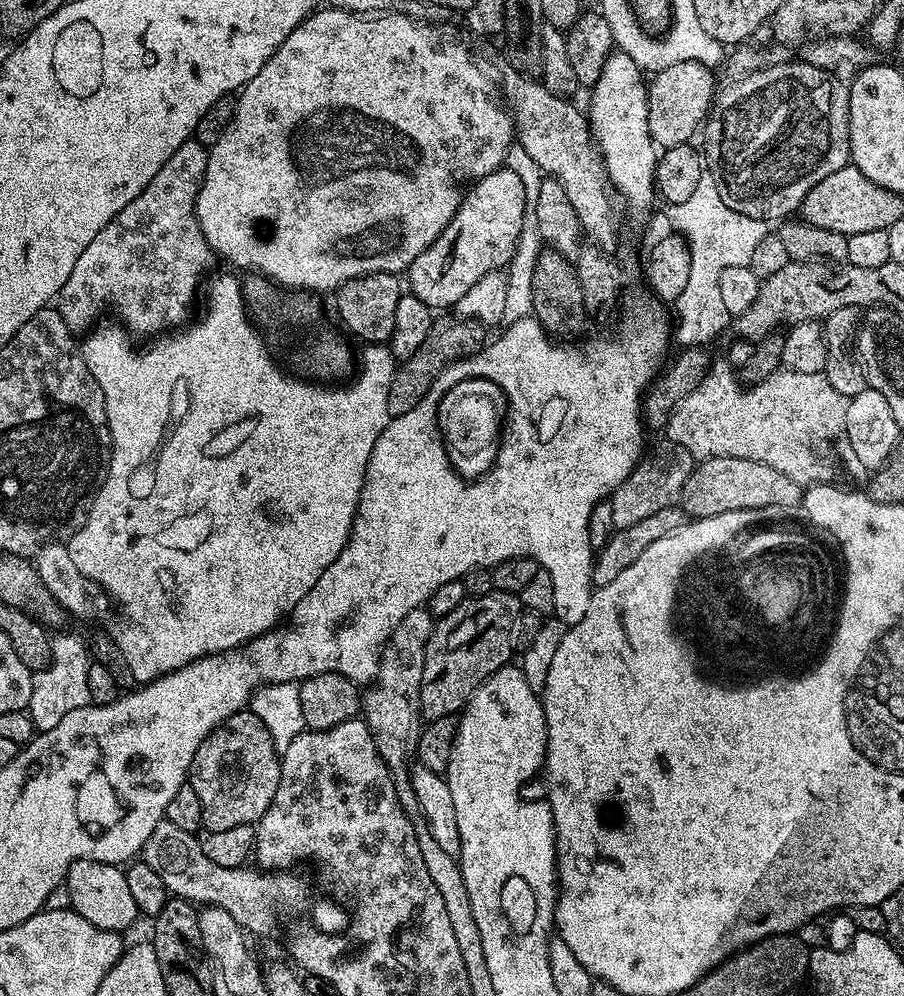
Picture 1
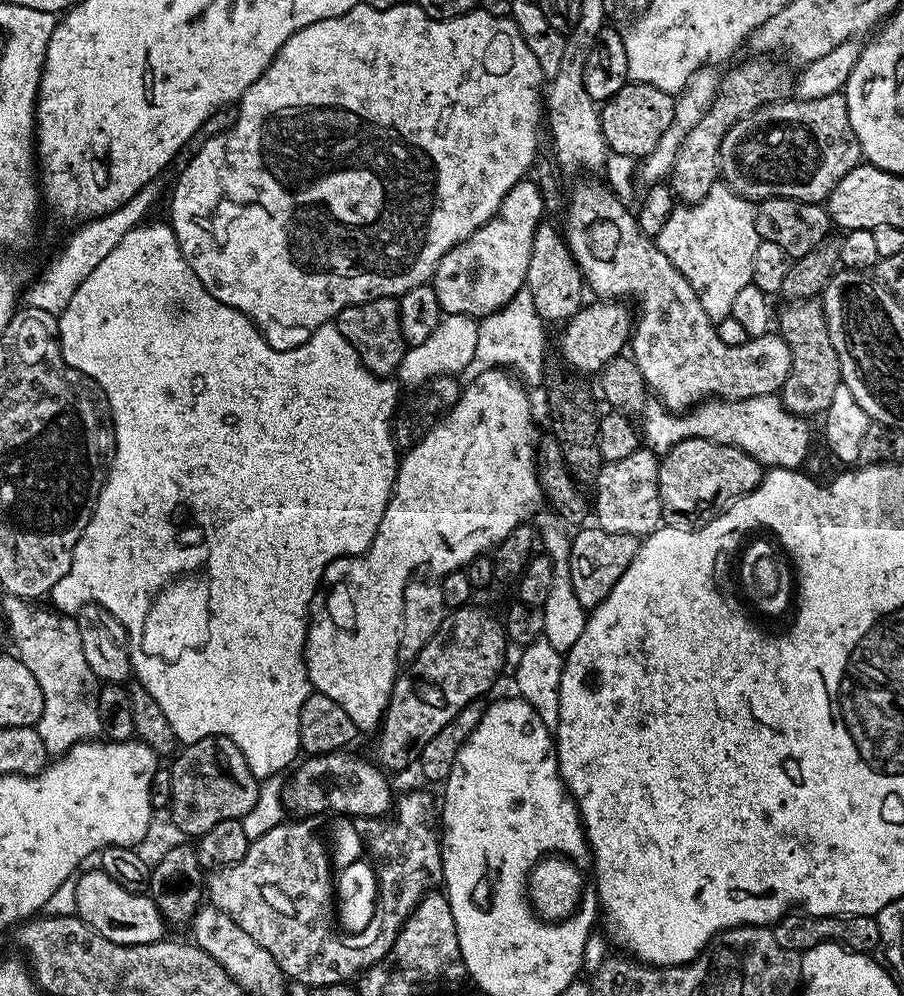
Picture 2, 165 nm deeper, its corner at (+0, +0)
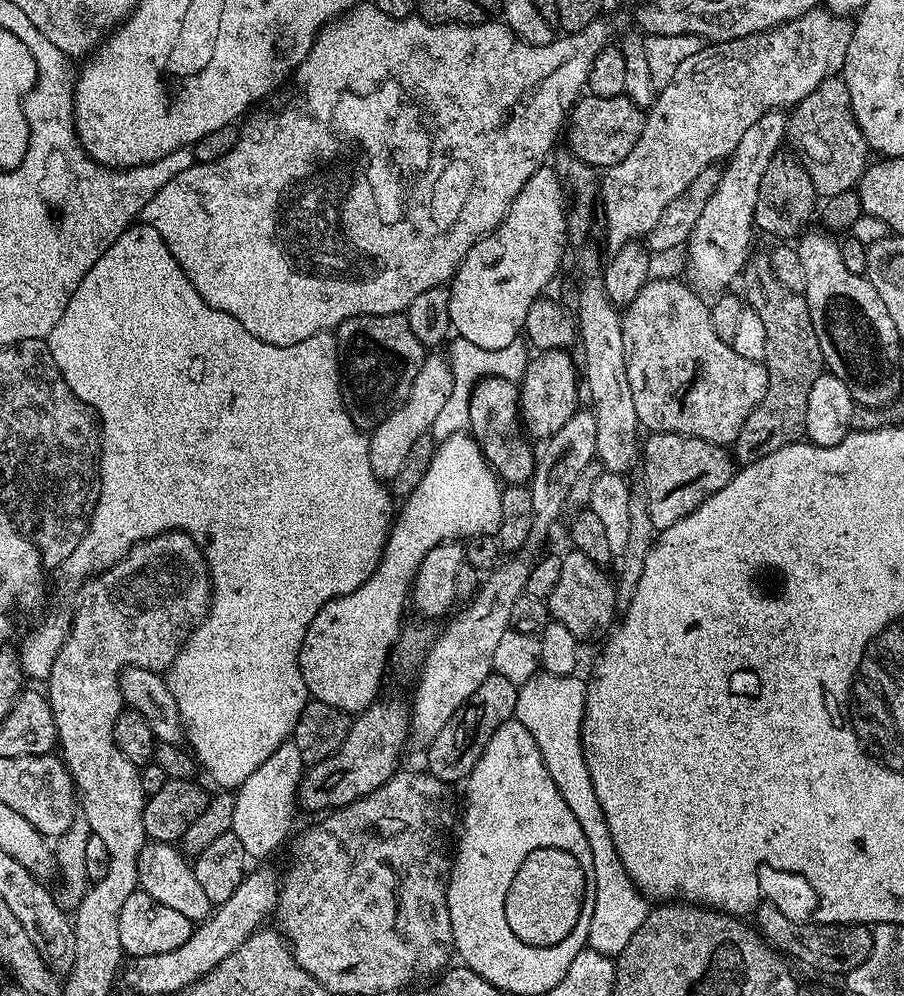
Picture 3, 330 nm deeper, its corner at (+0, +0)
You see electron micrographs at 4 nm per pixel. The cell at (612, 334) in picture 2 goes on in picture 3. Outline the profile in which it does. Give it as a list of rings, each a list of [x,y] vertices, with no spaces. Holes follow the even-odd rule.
[[[561,350],[559,352],[540,352],[533,355],[528,361],[524,376],[518,381],[520,390],[520,424],[525,428],[534,439],[540,442],[547,441],[549,437],[562,429],[566,422],[570,421],[578,409],[580,403],[580,392],[582,396],[582,380],[578,375],[578,364],[572,361],[573,353],[568,350]]]

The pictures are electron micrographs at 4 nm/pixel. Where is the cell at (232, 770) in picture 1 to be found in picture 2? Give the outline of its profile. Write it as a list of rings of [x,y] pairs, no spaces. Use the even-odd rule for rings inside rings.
[[[207,736],[187,745],[183,751],[170,764],[172,770],[170,813],[172,812],[172,820],[176,823],[177,830],[185,832],[186,835],[192,836],[191,838],[199,838],[206,834],[206,830],[214,830],[218,822],[241,821],[258,801],[261,788],[261,781],[257,780],[250,770],[242,750],[224,736]]]

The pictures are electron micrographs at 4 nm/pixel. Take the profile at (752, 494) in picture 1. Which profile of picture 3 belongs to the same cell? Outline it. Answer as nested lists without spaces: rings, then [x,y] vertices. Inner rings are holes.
[[[676,432],[651,433],[642,444],[642,479],[646,482],[646,506],[650,510],[650,522],[654,522],[657,530],[663,530],[674,526],[682,518],[686,518],[706,498],[718,494],[726,482],[730,482],[734,475],[734,460],[727,447],[711,444],[705,440],[699,440],[693,436],[680,436]]]

